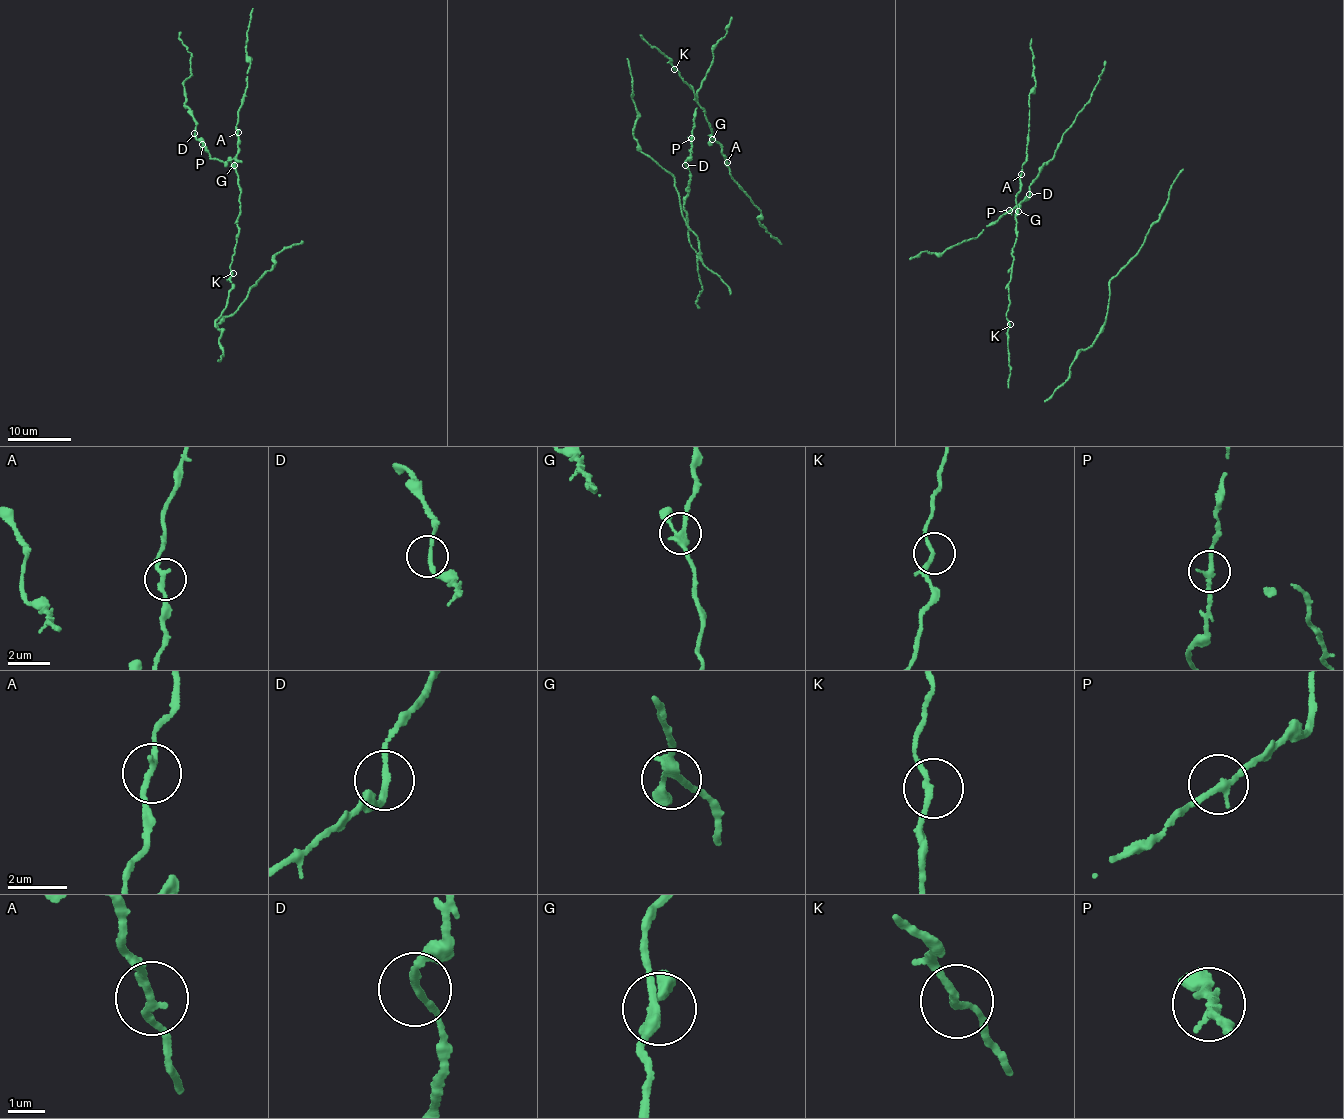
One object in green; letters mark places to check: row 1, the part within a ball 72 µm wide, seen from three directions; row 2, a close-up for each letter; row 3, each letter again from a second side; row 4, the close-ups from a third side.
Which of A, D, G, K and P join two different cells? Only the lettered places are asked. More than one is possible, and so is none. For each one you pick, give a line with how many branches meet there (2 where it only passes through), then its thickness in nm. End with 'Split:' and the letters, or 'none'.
Split: none

